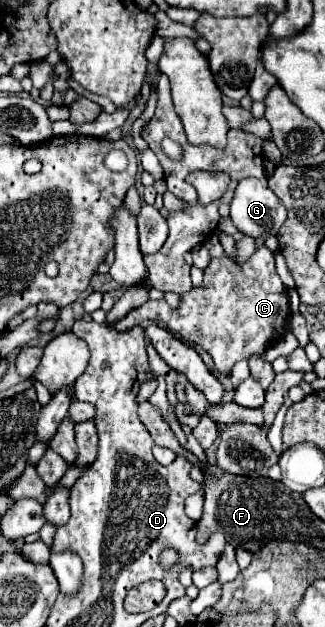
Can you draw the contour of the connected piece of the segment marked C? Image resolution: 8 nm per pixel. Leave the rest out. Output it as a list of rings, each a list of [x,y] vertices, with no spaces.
[[[262,245],[242,265],[232,263],[228,257],[212,259],[204,271],[204,285],[194,287],[190,293],[184,293],[176,309],[170,309],[164,299],[148,301],[146,305],[140,305],[126,313],[112,327],[124,333],[134,325],[158,321],[182,341],[198,343],[202,349],[206,349],[212,355],[216,369],[222,375],[228,375],[236,361],[246,359],[254,353],[264,353],[268,341],[280,341],[286,331],[288,317],[288,291],[276,273],[274,253]]]

